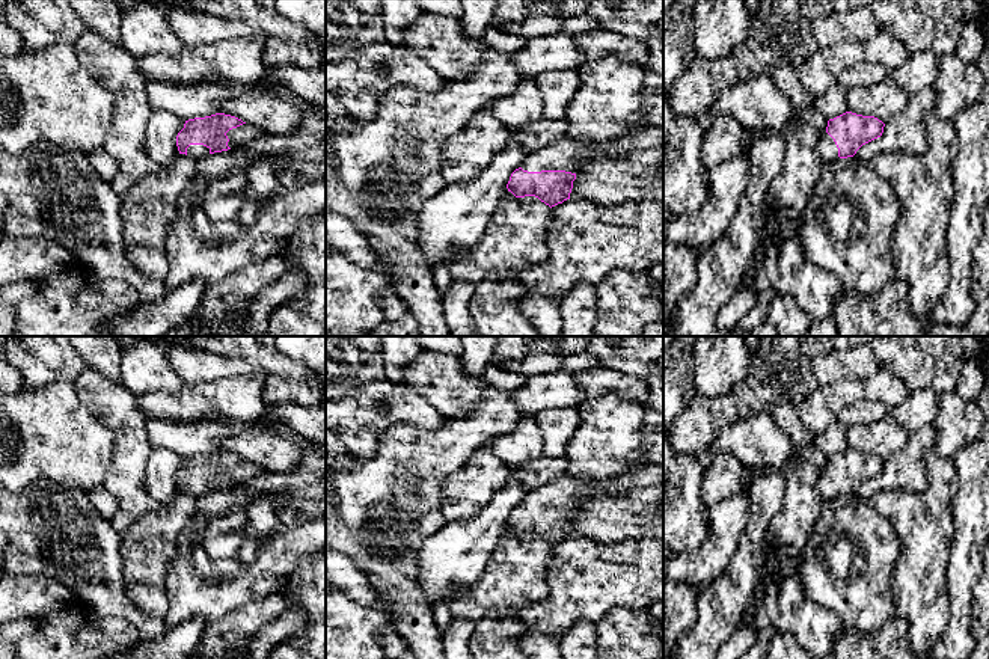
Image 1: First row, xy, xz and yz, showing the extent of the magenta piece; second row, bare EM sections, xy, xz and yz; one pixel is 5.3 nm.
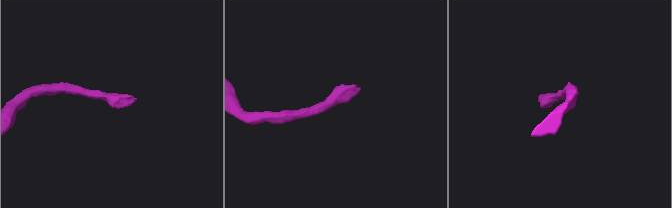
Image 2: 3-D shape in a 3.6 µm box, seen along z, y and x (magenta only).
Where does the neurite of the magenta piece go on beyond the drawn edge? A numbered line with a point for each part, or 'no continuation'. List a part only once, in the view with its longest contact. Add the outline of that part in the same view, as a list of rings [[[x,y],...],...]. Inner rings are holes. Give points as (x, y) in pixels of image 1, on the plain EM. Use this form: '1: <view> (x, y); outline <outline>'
1: xz (563, 493); outline [[[645,464],[644,467],[620,477],[609,477],[602,481],[562,475],[558,481],[550,483],[534,492],[528,492],[522,507],[528,510],[565,508],[576,511],[577,499],[591,487],[602,493],[626,493],[636,487],[653,487],[663,483],[663,464]]]

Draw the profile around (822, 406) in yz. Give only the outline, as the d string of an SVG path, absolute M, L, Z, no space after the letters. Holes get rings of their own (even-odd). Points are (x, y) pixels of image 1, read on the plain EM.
M859 379L840 380L817 386L801 404L802 425L811 436L825 431L838 421L840 410L864 398L864 382Z

